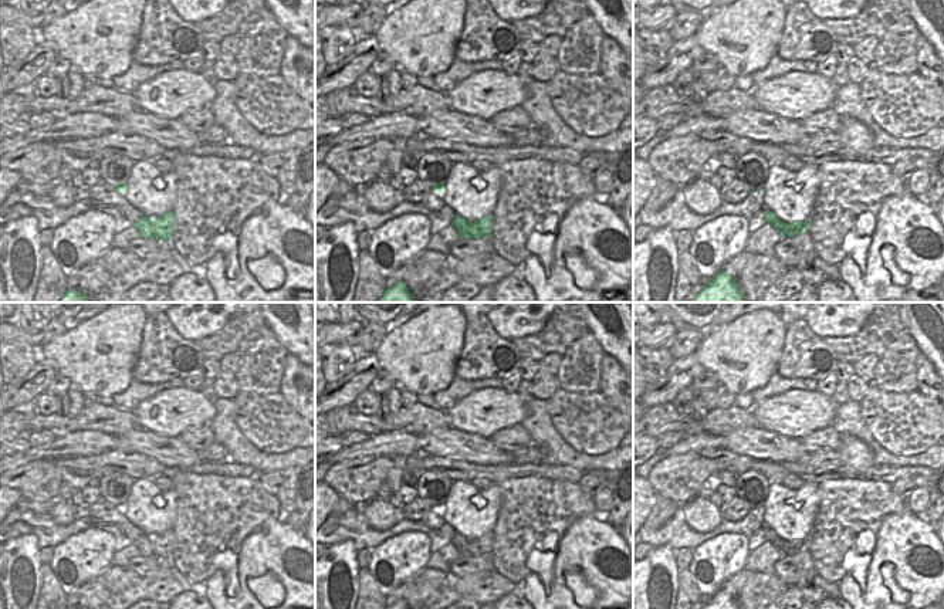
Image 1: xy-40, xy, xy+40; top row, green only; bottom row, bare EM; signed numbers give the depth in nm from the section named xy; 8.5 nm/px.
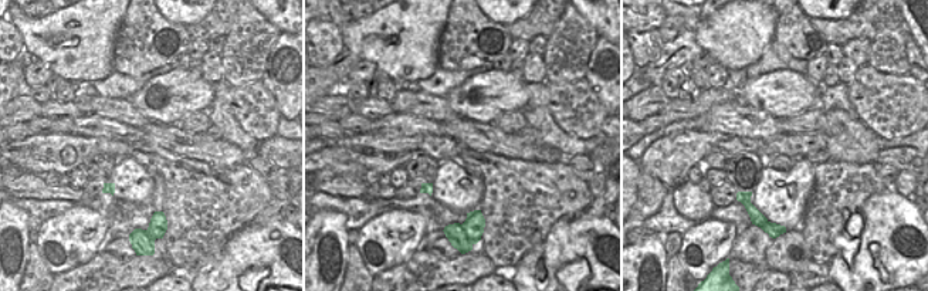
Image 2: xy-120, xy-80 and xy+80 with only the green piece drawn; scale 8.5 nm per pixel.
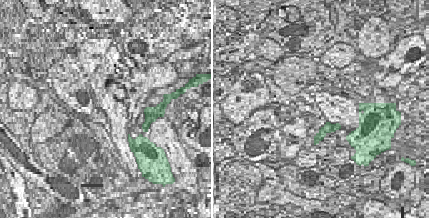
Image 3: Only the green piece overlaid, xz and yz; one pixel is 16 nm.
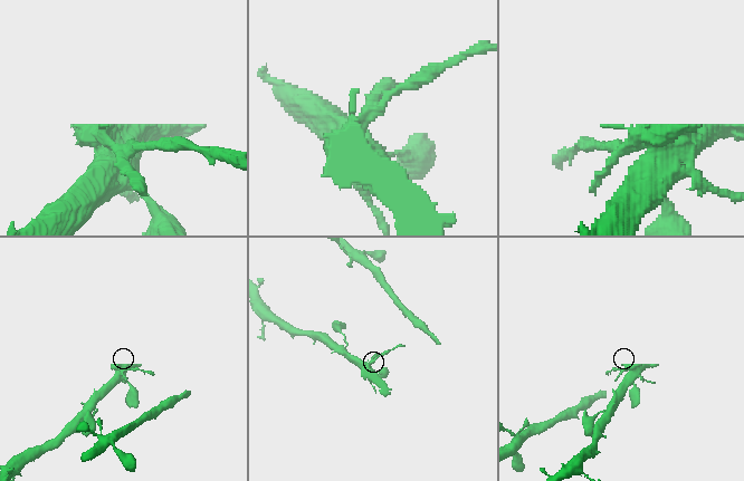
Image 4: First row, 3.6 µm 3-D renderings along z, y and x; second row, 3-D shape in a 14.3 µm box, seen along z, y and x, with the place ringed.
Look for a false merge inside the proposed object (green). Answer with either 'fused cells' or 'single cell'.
fused cells

